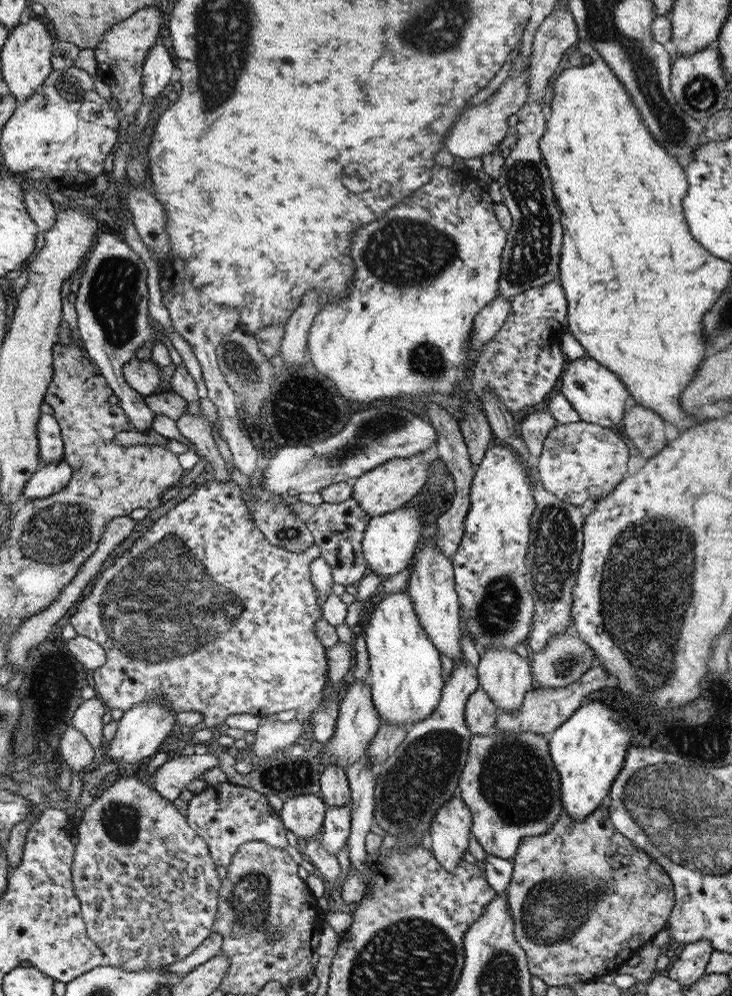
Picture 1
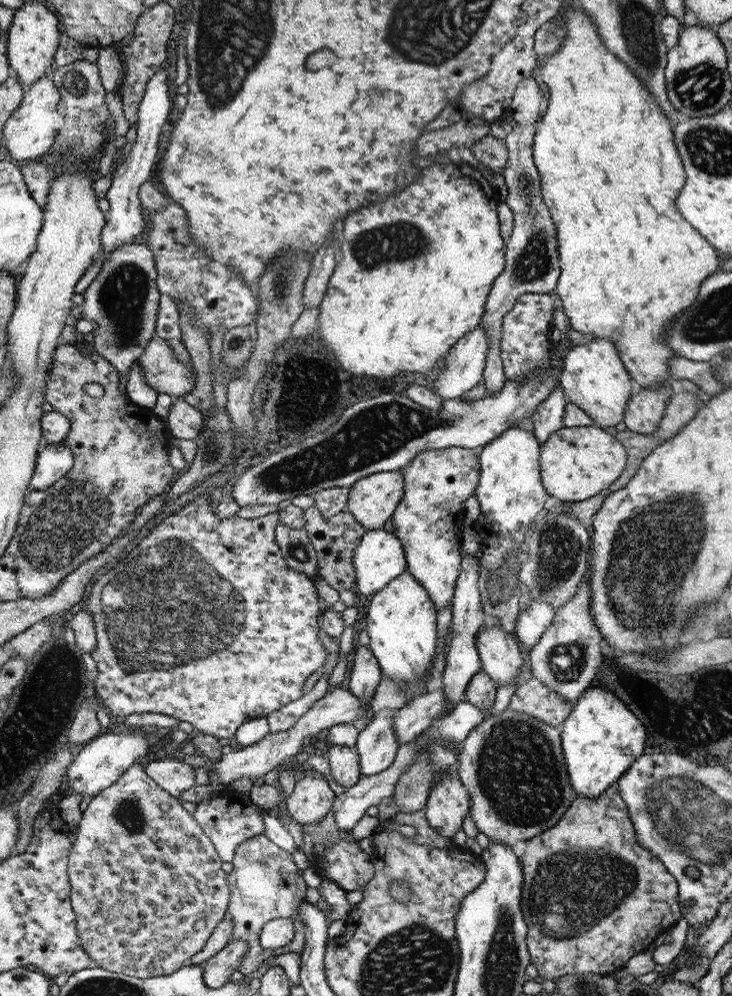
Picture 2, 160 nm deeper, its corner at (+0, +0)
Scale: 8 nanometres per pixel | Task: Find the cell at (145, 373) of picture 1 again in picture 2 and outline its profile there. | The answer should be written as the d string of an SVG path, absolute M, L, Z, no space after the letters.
M154 337L148 342L144 353L135 362L145 374L145 381L157 393L169 394L173 398L191 392L195 376L182 364L168 342Z

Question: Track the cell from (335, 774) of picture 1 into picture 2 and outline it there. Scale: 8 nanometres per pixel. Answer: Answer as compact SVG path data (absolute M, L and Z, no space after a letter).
M334 745L326 751L330 763L330 775L337 784L346 789L357 784L360 779L360 755L350 747Z

